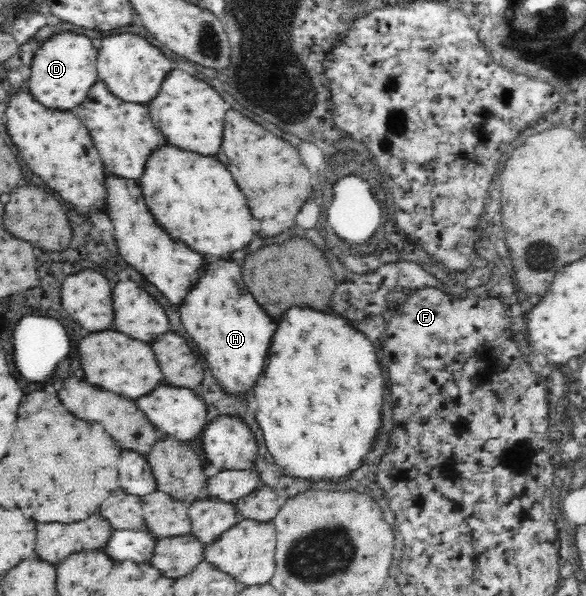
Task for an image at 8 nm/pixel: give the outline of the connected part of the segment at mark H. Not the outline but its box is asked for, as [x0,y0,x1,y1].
[180,262,276,396]

